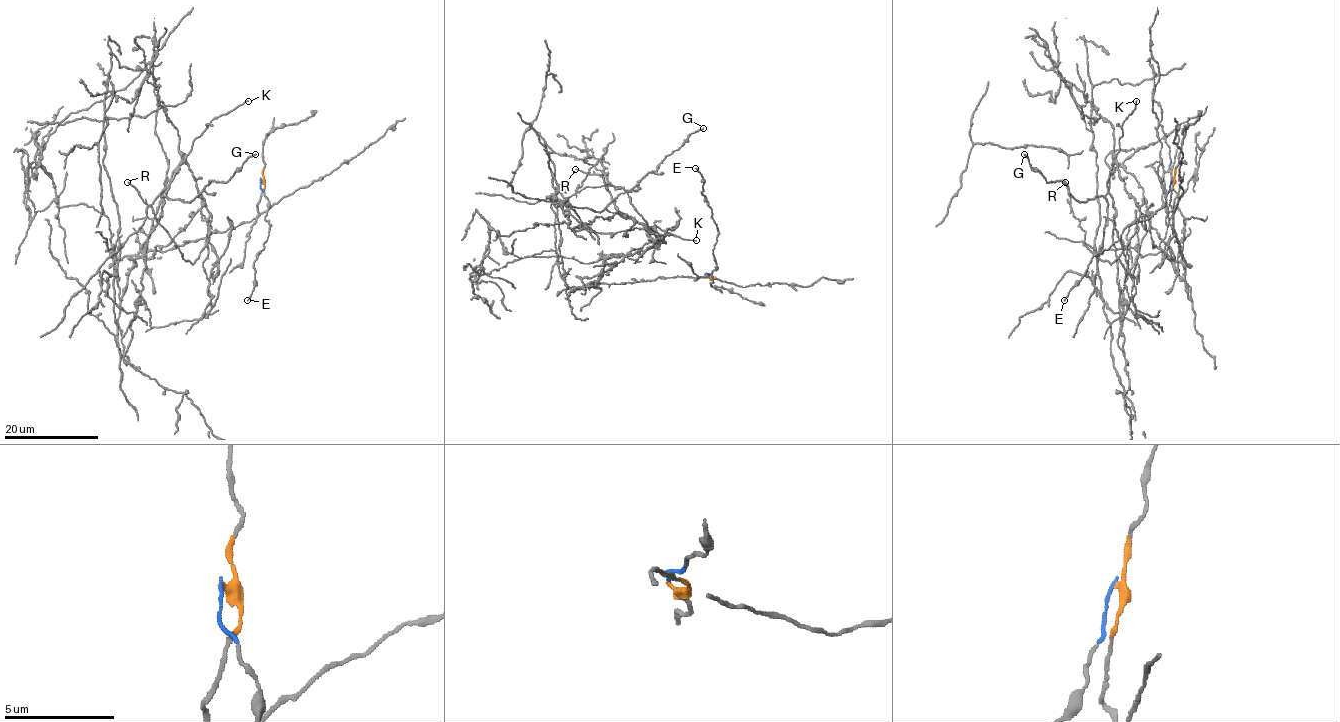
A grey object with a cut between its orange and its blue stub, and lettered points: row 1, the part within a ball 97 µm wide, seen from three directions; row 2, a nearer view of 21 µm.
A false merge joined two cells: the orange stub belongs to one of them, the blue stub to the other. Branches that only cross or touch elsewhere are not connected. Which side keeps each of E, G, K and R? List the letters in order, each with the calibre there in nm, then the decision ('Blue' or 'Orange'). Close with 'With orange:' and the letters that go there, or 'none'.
E: Thickness 140 nm. Blue
G: Thickness 140 nm. Orange
K: Thickness 120 nm. Orange
R: Thickness 120 nm. Orange
With orange: G, K, R

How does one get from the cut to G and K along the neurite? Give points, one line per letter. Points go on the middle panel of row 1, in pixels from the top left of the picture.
G: (708, 276), (585, 286), (582, 280), (652, 238), (639, 223), (606, 208), (703, 127)
K: (708, 276), (583, 283), (605, 260), (652, 238), (634, 219), (696, 241)

